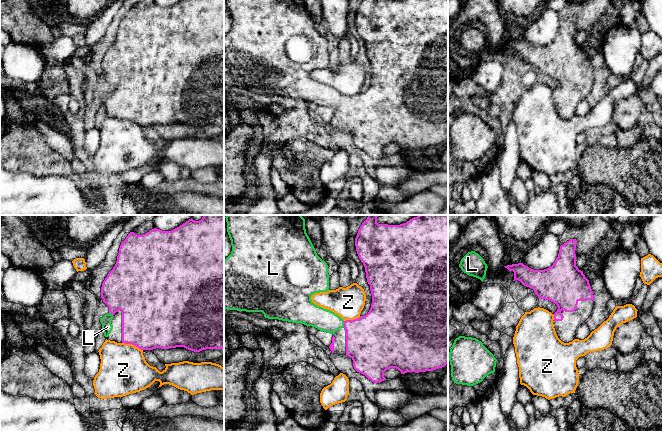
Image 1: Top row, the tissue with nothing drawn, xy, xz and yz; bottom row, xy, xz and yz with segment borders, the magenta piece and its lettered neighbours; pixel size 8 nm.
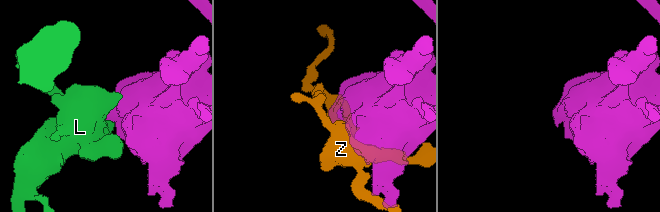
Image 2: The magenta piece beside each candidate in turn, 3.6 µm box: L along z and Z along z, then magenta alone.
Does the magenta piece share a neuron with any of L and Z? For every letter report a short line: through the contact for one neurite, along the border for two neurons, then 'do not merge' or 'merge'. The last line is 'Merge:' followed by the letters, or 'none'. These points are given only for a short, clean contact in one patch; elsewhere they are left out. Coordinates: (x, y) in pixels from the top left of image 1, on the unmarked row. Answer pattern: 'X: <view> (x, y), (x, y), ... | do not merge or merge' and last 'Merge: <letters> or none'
L: xz (371, 115), (344, 100), (325, 96) | merge
Z: do not merge
Merge: L

